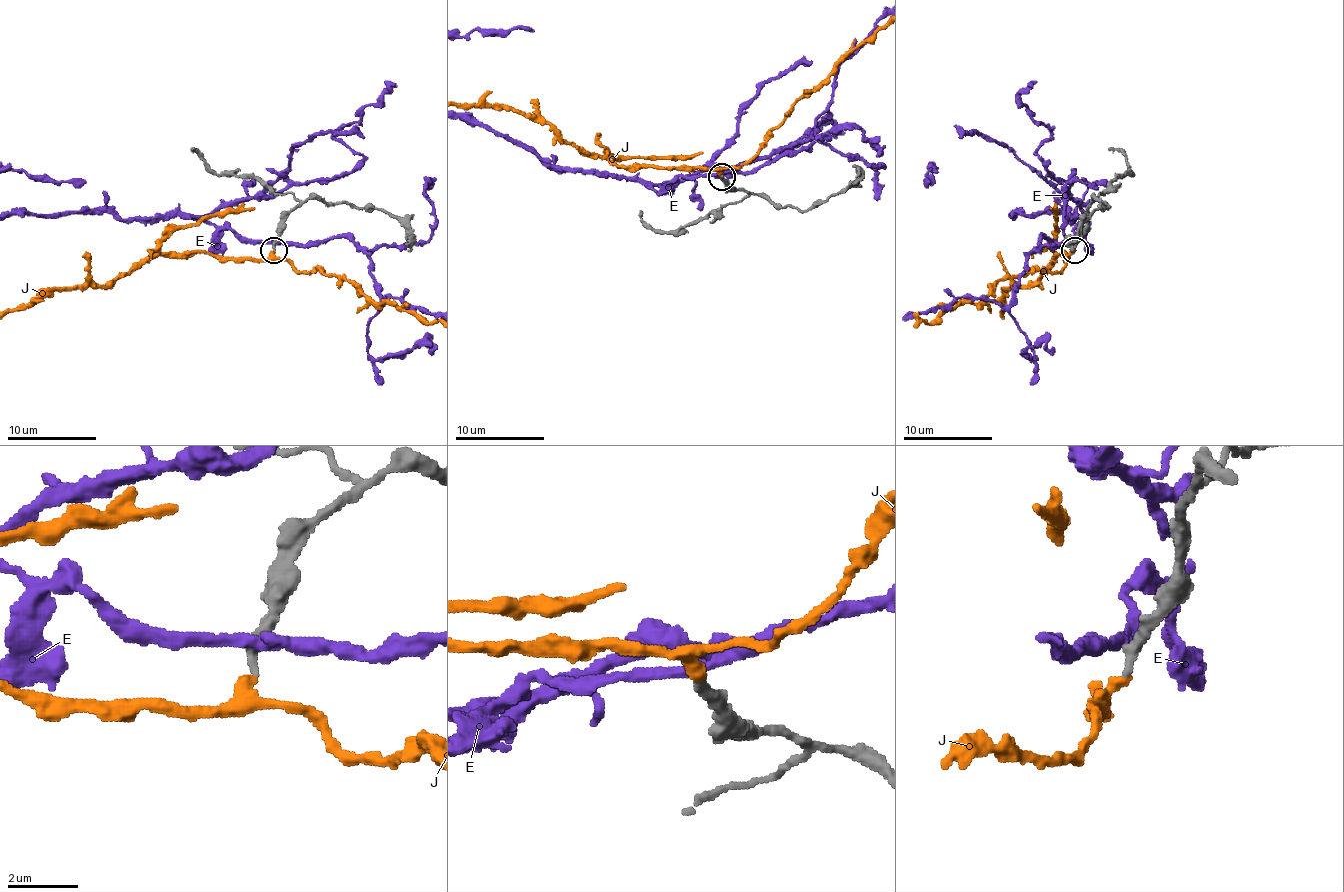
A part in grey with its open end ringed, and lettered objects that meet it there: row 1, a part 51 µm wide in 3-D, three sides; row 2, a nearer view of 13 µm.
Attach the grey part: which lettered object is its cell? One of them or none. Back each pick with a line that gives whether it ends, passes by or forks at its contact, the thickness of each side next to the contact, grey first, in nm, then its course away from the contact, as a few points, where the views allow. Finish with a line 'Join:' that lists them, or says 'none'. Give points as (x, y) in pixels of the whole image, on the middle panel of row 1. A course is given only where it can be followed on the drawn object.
J: it ends there; 320 nm thick on the grey side, 360 nm on the other
Join: J

